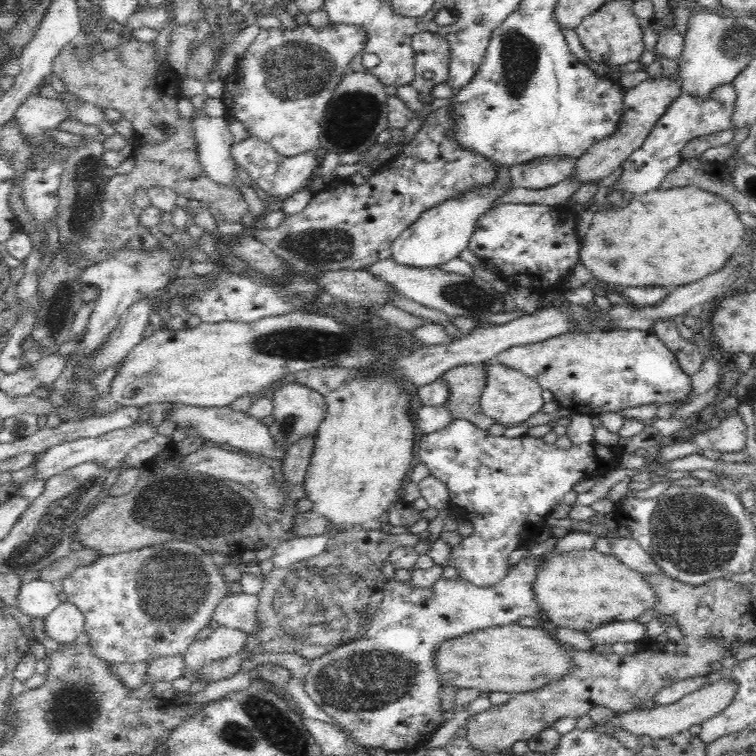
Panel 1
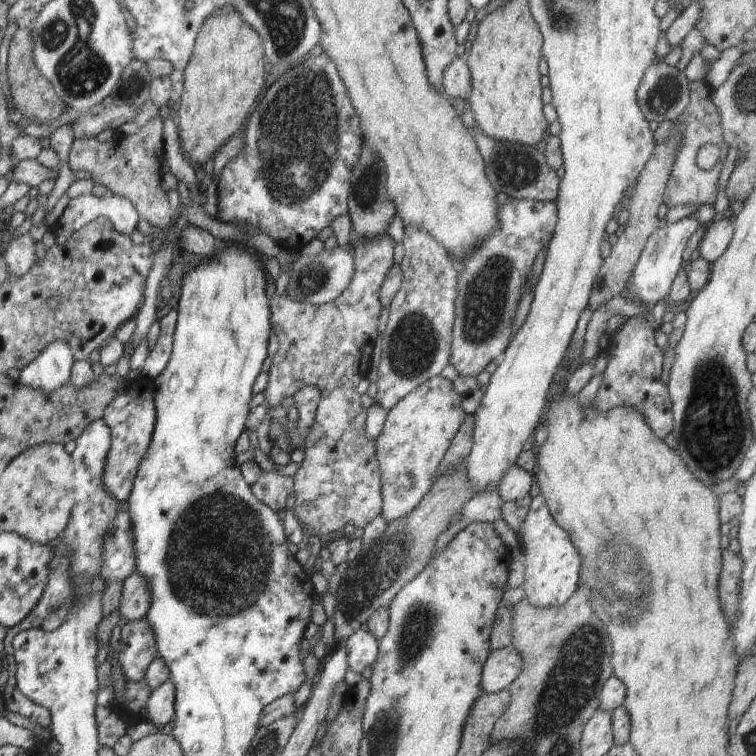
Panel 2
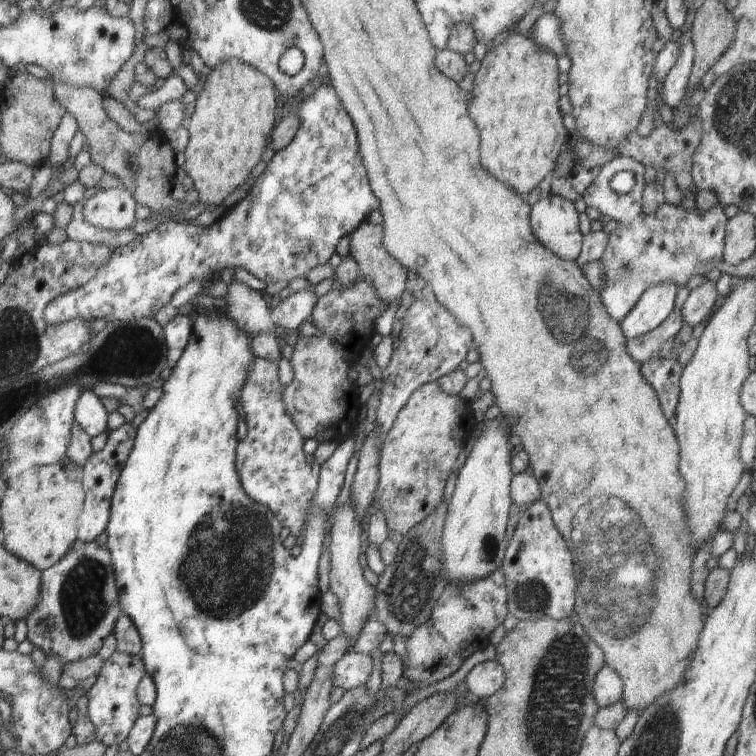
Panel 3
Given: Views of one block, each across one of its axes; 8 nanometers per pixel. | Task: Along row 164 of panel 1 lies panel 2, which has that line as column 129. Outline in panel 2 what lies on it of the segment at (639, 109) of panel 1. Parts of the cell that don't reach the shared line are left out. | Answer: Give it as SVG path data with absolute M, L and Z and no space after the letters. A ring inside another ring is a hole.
M136 570L123 580L123 589L119 598L119 610L127 622L140 620L147 615L151 596L147 582Z

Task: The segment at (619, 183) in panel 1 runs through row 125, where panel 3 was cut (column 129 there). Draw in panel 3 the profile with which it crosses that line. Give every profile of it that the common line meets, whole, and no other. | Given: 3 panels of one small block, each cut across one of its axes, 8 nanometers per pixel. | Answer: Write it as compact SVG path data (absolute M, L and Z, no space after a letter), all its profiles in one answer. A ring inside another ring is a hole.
M115 651L104 661L96 682L87 692L88 718L96 726L96 741L109 747L126 740L134 722L140 717L138 710L141 702L138 700L136 689L144 675L146 670L141 655Z

